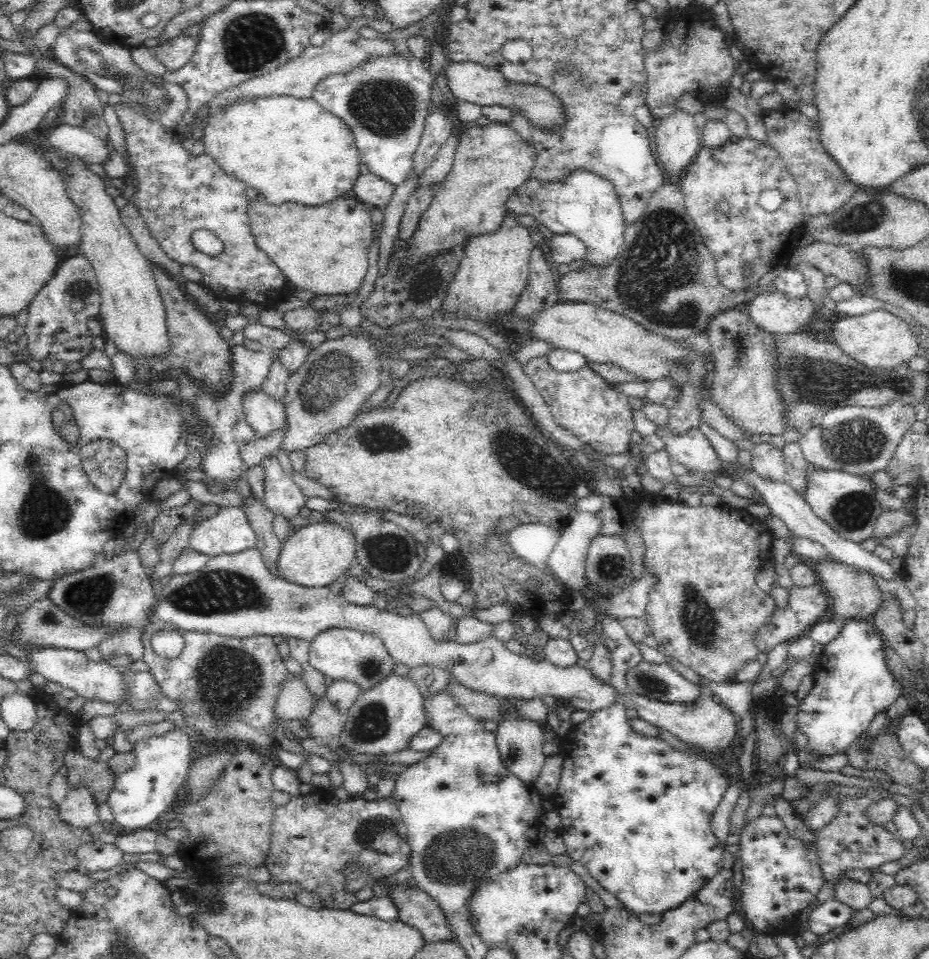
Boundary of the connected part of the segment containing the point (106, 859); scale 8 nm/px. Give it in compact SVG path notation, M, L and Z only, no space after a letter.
M97 839L79 846L76 853L80 868L88 872L110 870L123 860L122 855L123 852L113 844L105 844Z

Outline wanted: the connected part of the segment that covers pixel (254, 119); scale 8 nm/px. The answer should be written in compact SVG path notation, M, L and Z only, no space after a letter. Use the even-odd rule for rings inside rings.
M257 96L239 101L215 111L207 117L202 127L202 143L210 156L228 175L237 178L248 187L256 188L270 204L279 205L288 201L318 207L338 196L352 194L352 184L360 176L358 164L361 162L355 139L340 118L327 112L311 98L296 96Z

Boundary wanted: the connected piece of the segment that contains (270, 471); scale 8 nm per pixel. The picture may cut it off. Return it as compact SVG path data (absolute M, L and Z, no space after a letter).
M264 456L258 465L264 468L264 496L262 501L273 511L292 523L299 521L298 510L304 508L307 498L294 483L275 456Z

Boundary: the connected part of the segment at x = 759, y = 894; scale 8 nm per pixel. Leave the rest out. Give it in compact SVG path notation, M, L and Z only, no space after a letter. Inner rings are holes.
M762 815L751 820L738 837L743 874L739 897L745 922L755 932L765 932L770 936L795 928L800 912L814 904L816 894L825 883L816 849L807 850L802 840L791 837L778 815Z

